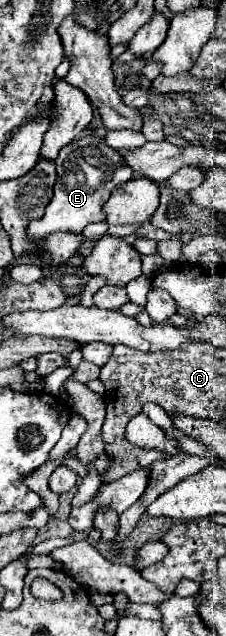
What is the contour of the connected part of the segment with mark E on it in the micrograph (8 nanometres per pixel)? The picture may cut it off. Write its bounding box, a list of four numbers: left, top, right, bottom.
[27,134,133,240]

